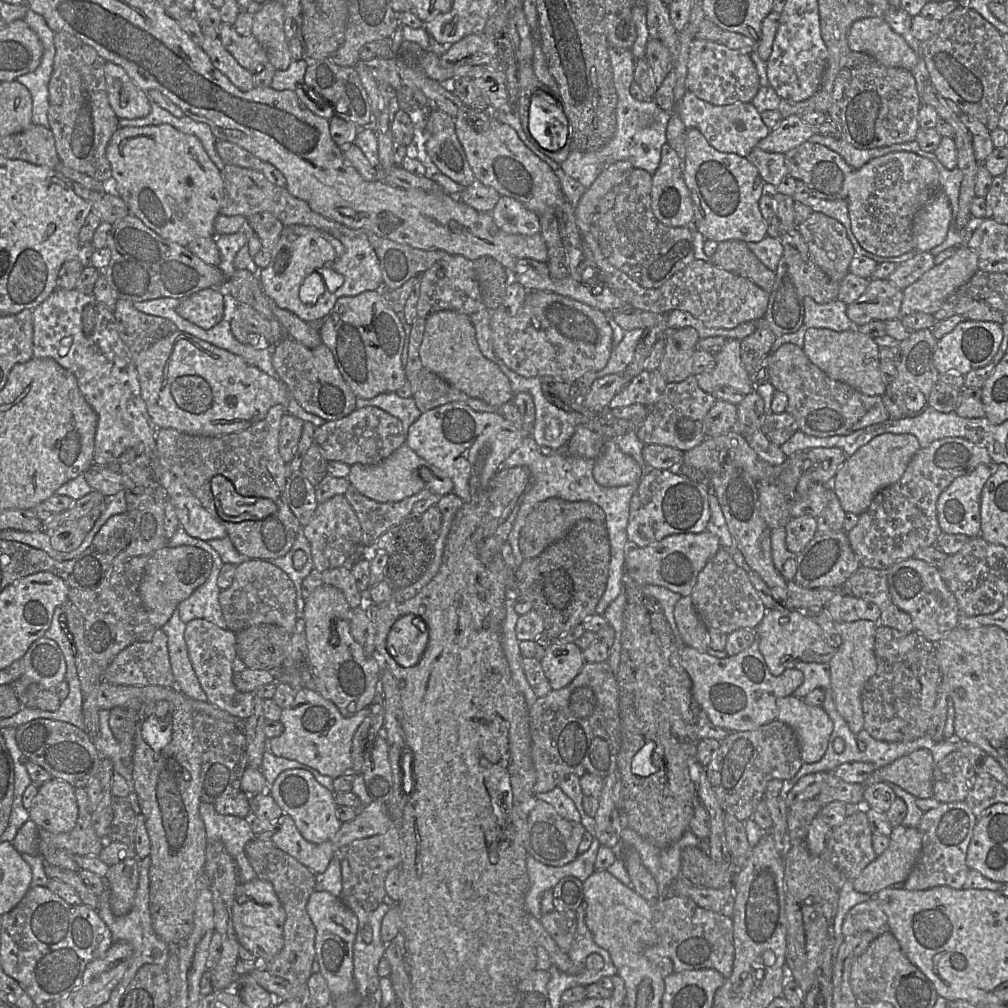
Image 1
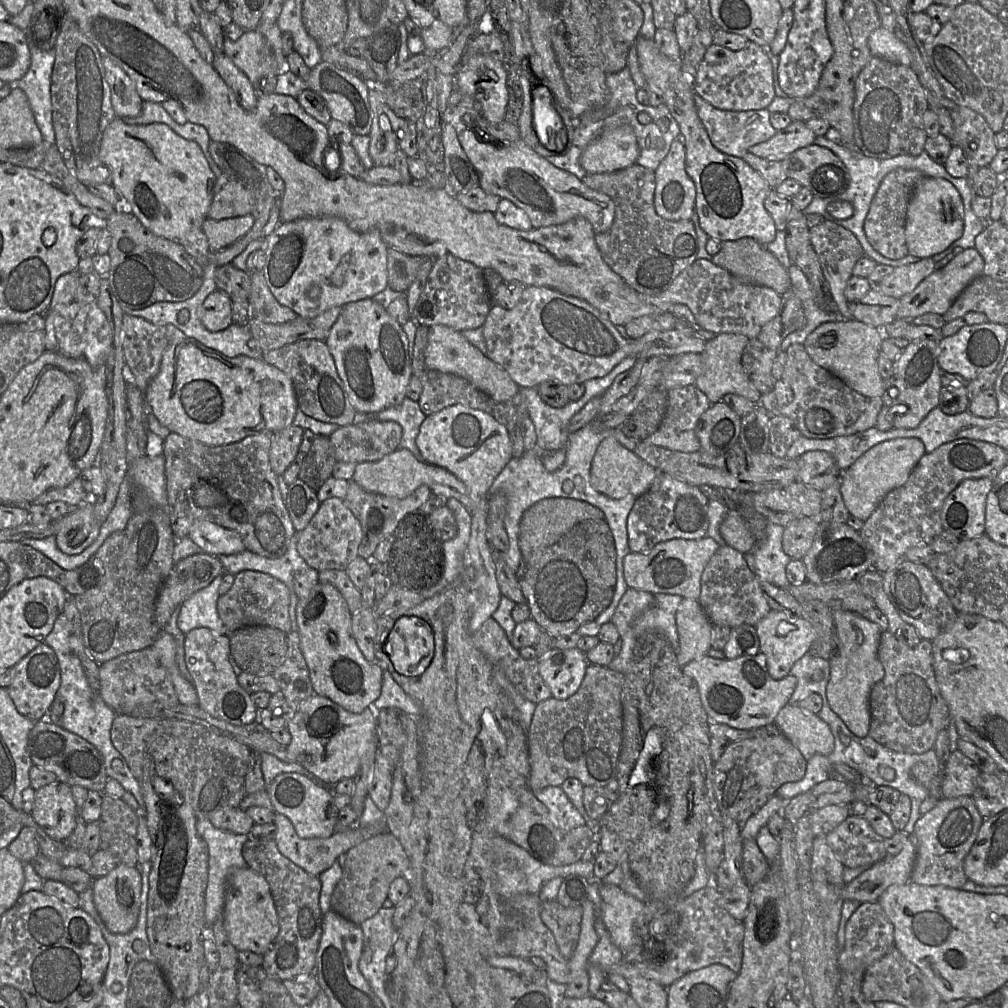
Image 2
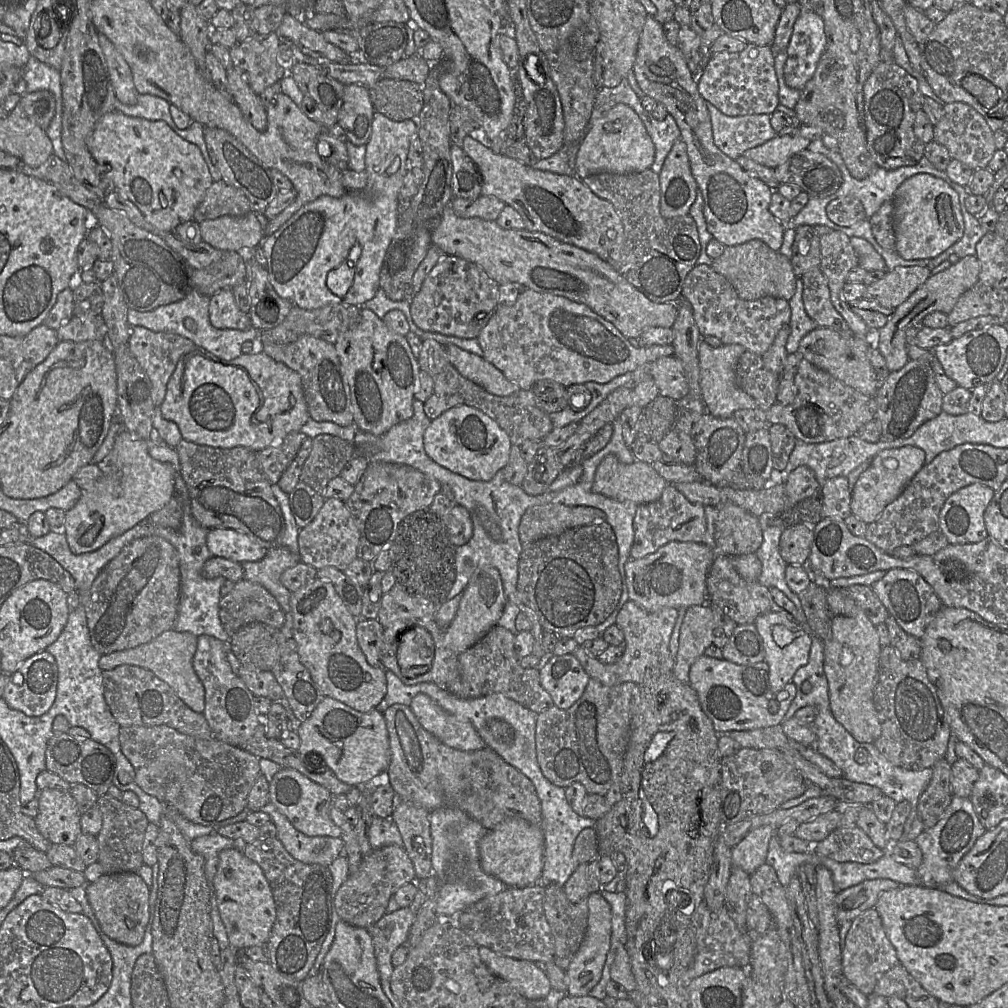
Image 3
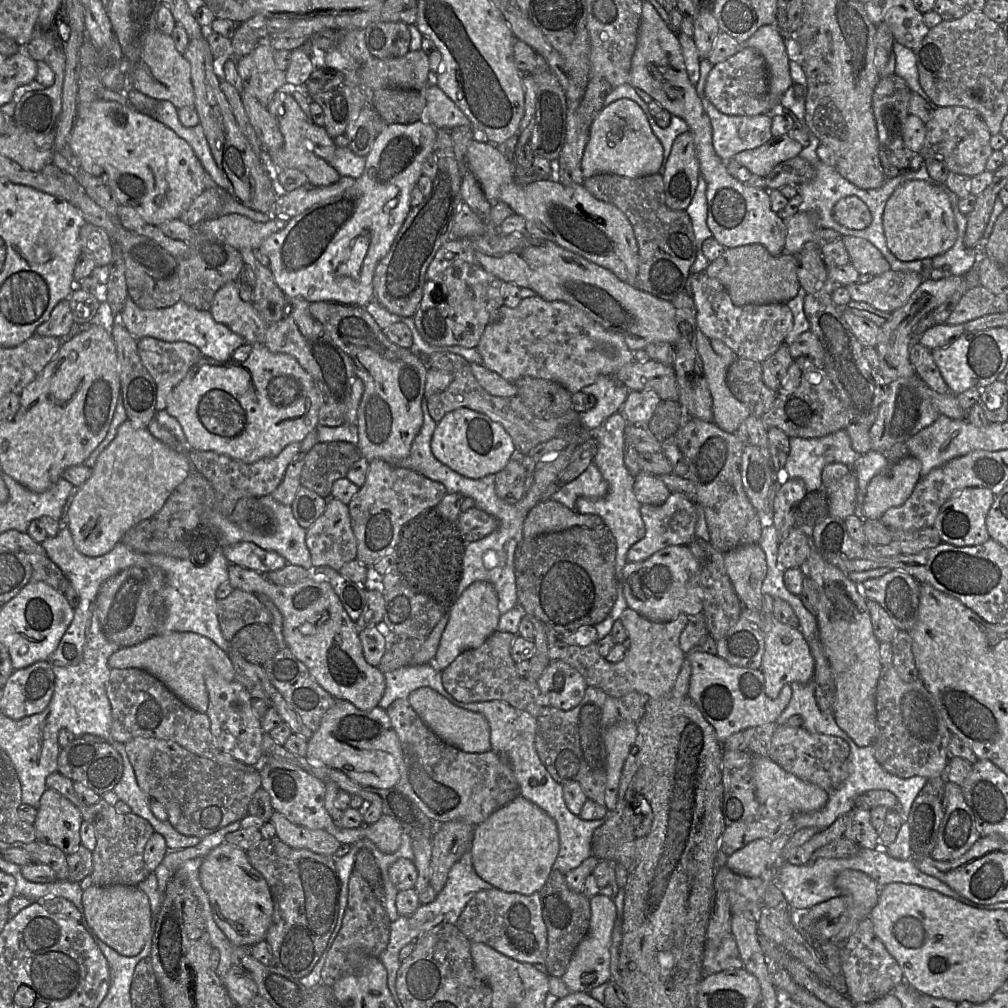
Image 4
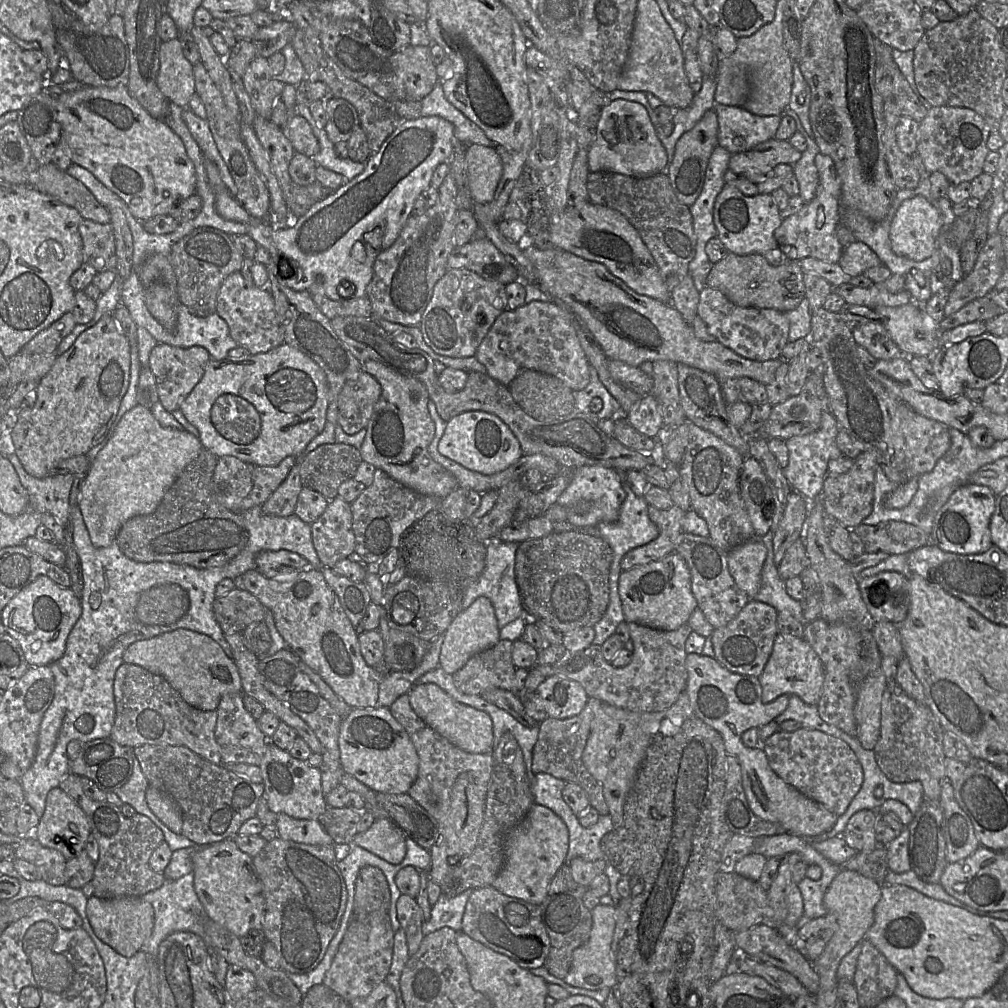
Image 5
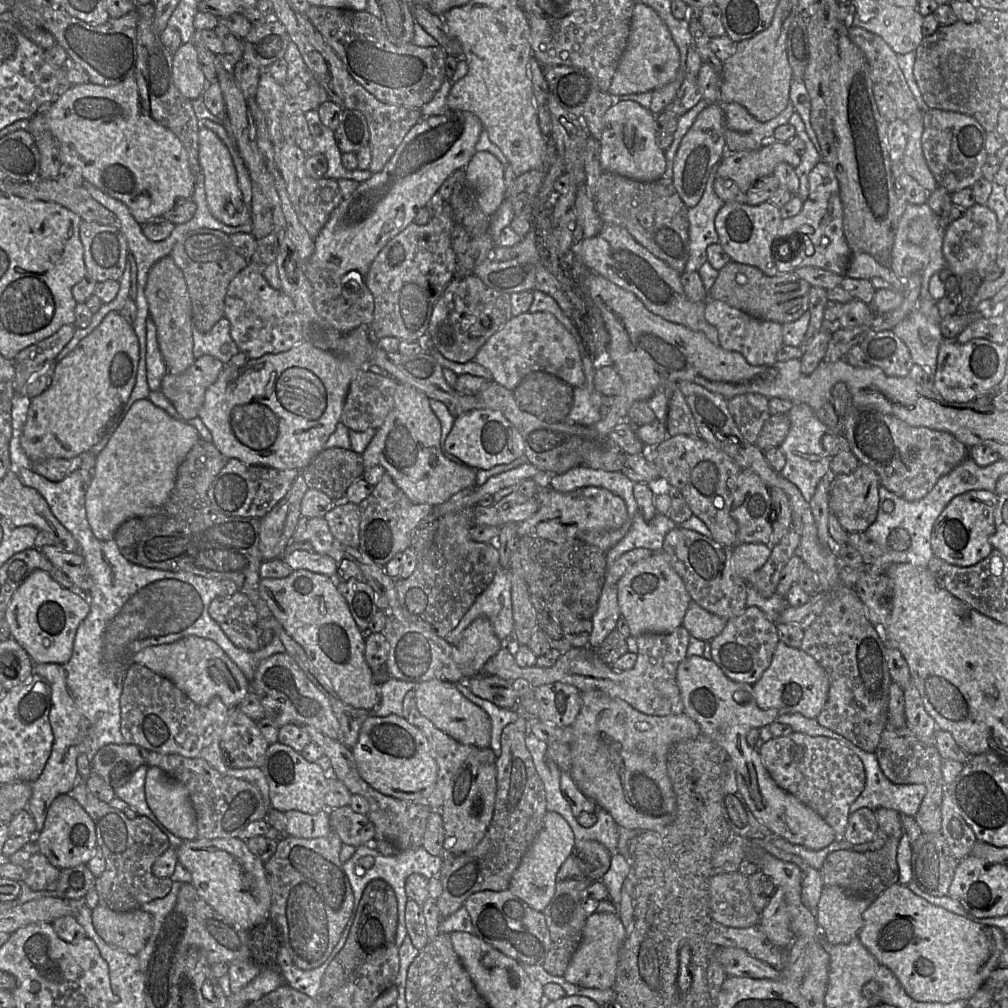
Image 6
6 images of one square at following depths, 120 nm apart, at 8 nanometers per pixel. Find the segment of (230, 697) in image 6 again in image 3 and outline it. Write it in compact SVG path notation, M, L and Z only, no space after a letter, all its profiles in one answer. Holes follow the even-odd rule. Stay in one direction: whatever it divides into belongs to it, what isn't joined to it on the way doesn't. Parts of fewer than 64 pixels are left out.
M169 629L148 643L102 655L98 665L102 671L112 670L120 665L133 665L147 669L167 683L186 706L196 713L202 713L205 707L205 692L192 663L196 649L197 636L190 632L177 632Z

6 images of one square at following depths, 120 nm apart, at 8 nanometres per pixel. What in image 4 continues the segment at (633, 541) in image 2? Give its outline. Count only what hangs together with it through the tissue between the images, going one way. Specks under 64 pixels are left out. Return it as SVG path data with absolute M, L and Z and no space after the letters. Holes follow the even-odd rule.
M671 492L667 500L661 505L641 505L641 516L645 524L645 536L633 544L628 553L628 562L641 562L657 551L671 545L686 545L696 537L695 527L698 521L697 504L684 495Z

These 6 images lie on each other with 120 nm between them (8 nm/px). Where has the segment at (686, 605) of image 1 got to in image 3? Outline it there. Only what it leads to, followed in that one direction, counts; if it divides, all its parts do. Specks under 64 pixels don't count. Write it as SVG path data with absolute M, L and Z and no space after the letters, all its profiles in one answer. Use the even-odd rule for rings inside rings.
M708 603L686 609L673 668L674 675L683 683L689 683L692 664L712 645L713 630L714 615Z

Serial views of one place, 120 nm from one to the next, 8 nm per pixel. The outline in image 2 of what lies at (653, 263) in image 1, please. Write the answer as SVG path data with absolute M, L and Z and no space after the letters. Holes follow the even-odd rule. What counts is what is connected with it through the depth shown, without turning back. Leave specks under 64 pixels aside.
M637 163L614 172L587 174L583 183L608 195L615 204L615 218L605 232L595 234L595 242L605 263L627 285L646 295L657 295L697 258L698 241L691 219L671 221L660 217L654 207L654 171Z

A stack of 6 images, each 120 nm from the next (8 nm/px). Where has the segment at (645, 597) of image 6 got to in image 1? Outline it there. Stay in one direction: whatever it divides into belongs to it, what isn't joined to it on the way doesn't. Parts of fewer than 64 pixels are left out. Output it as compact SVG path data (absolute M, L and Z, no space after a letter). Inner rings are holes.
M708 530L673 534L645 547L629 546L625 553L624 568L640 585L662 586L681 596L691 596L698 574L720 548L719 538Z

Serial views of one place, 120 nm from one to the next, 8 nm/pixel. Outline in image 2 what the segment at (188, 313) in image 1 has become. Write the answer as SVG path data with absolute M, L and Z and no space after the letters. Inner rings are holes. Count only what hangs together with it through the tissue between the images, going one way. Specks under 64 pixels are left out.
M221 290L211 292L199 308L199 318L205 328L211 332L226 329L232 320L232 299Z

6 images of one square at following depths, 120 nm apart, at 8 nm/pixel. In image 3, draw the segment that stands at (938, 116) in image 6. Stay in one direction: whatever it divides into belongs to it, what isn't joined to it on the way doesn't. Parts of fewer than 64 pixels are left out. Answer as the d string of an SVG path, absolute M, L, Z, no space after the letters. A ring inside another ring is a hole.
M960 102L944 105L943 116L934 126L933 140L943 145L952 159L960 161L974 171L987 168L996 151L994 134L984 117L971 106Z

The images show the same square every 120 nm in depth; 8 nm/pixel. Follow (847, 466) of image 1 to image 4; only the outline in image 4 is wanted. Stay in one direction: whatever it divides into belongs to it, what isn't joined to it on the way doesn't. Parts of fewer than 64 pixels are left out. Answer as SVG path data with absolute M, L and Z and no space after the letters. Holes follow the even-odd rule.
M913 456L889 465L887 471L875 475L867 486L863 518L879 520L888 509L902 506L920 478L921 462Z

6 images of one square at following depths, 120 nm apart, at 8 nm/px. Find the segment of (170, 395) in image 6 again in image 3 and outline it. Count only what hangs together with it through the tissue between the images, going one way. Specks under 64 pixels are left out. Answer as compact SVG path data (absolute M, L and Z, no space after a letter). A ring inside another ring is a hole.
M142 326L131 327L128 347L152 383L152 399L156 407L160 407L165 398L167 383L178 361L195 346L188 338L175 333L154 332Z

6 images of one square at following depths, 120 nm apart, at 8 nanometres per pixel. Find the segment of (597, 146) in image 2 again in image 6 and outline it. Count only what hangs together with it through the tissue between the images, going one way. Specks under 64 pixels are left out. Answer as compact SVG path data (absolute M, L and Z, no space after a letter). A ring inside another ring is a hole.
M627 100L613 104L605 113L600 139L600 166L640 181L653 181L665 176L665 151L657 144L656 115L640 103Z

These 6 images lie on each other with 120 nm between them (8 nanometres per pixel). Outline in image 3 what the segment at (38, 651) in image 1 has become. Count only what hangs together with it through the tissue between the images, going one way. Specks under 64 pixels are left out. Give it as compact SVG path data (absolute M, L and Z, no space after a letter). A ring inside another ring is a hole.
M47 650L38 652L25 660L15 672L9 675L9 682L5 686L2 696L8 706L12 709L23 712L27 716L41 716L46 713L52 706L57 691L58 667L55 658ZM15 672L20 672L23 675L24 681L22 685L16 685L13 682Z

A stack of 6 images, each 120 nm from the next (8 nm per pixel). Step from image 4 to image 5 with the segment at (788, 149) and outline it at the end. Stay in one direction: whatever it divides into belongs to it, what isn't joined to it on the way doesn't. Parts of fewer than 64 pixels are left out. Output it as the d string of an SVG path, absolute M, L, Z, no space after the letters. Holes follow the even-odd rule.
M773 138L749 150L731 154L728 169L756 184L776 165L795 164L801 153L788 140Z

